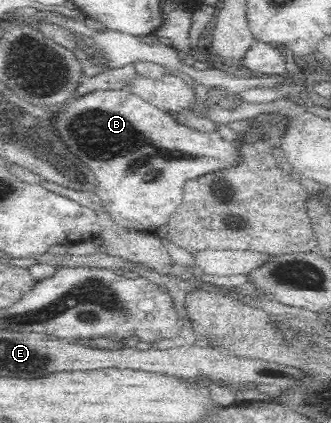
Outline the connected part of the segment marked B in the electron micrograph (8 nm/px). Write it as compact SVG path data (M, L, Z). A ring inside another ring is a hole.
M125 89L92 91L75 98L54 119L54 130L64 139L75 158L91 168L96 183L94 193L100 196L103 209L117 225L135 232L156 233L157 227L167 224L182 202L183 185L189 179L243 163L241 151L219 133L200 132L179 124L171 114Z

